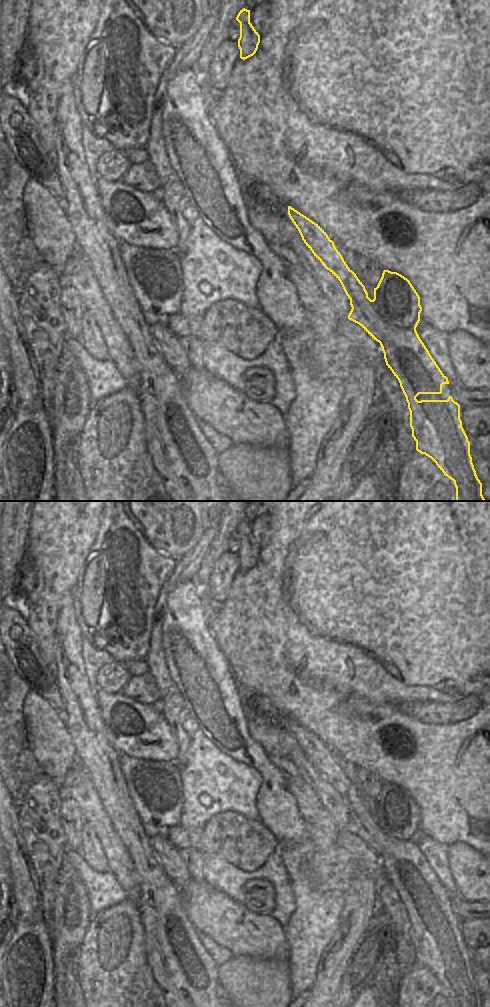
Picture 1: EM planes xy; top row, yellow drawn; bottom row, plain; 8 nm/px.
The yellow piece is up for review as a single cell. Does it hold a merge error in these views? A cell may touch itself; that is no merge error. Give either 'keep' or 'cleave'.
cleave

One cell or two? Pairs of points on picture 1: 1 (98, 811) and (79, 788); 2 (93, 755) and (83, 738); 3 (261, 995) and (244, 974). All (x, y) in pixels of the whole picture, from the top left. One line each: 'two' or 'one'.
1: one
2: one
3: one

